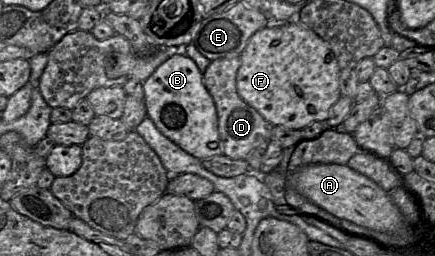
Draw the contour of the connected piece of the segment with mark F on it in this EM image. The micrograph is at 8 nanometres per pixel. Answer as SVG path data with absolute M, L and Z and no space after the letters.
M296 20L271 23L255 32L241 56L236 76L238 95L273 126L301 130L312 122L326 122L332 106L340 98L340 67L326 41Z

